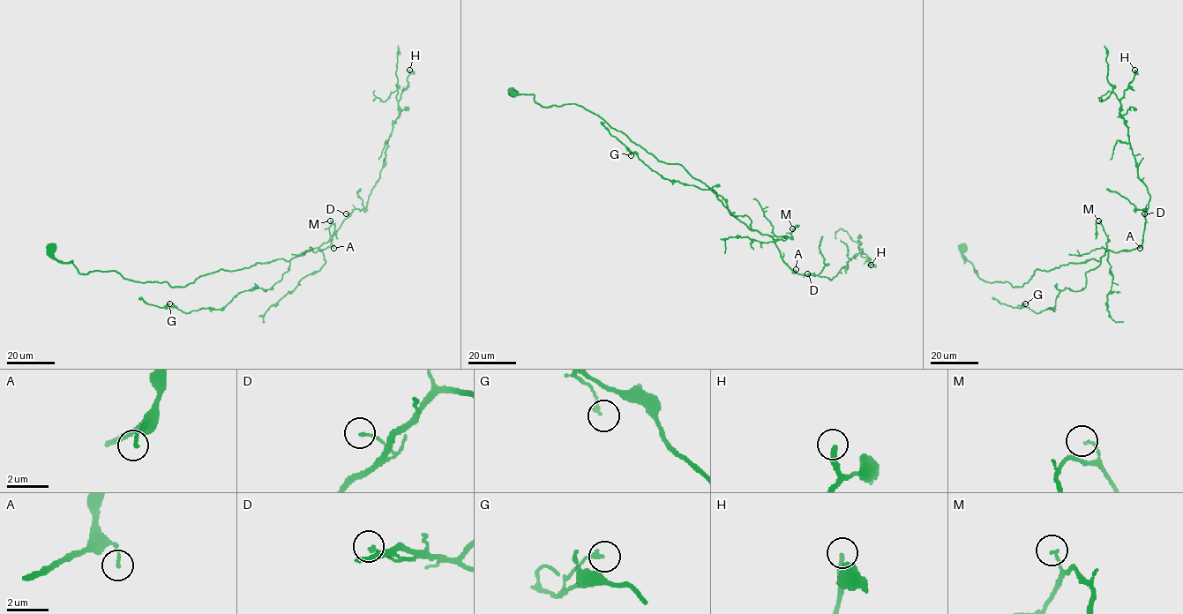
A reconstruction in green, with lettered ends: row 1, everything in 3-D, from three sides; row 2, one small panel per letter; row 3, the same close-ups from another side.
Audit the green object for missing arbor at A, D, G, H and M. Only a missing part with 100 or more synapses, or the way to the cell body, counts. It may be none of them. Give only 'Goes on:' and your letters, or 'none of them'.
Goes on: H

